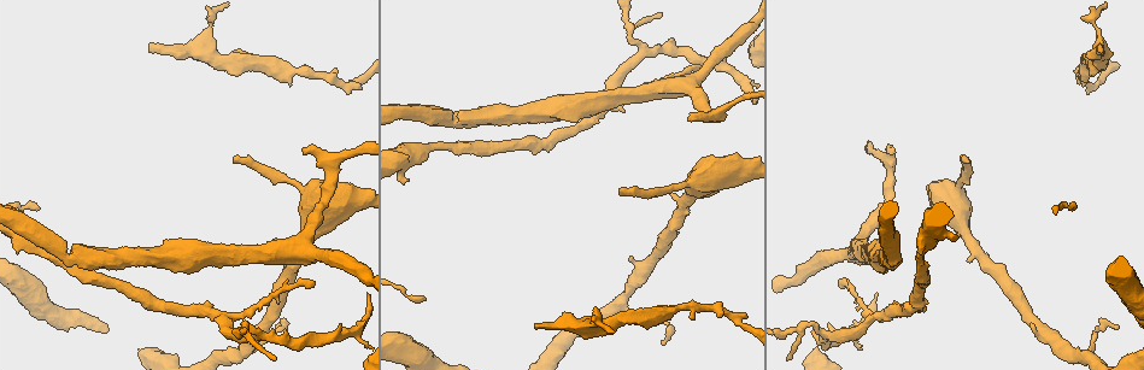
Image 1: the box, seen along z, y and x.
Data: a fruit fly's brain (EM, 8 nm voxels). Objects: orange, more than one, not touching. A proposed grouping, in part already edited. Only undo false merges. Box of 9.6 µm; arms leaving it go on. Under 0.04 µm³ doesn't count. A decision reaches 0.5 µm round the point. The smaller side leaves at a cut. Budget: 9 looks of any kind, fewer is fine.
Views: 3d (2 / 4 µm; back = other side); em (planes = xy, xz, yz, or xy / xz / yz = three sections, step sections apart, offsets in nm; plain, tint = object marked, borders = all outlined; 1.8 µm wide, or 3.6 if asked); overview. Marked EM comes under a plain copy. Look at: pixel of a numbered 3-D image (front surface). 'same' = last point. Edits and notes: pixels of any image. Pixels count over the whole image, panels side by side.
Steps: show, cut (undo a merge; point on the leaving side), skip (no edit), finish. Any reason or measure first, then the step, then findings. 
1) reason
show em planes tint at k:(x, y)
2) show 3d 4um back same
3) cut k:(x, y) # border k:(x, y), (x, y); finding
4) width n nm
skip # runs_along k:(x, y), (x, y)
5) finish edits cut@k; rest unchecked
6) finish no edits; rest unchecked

thick turns thin
show 3d 4um at 1:(723, 110)

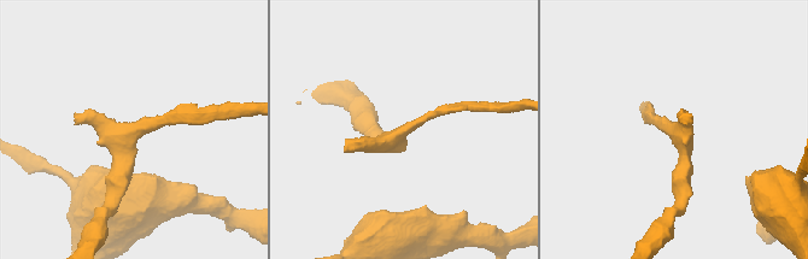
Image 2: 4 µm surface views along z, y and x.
show em planes tint at 2:(675, 132)

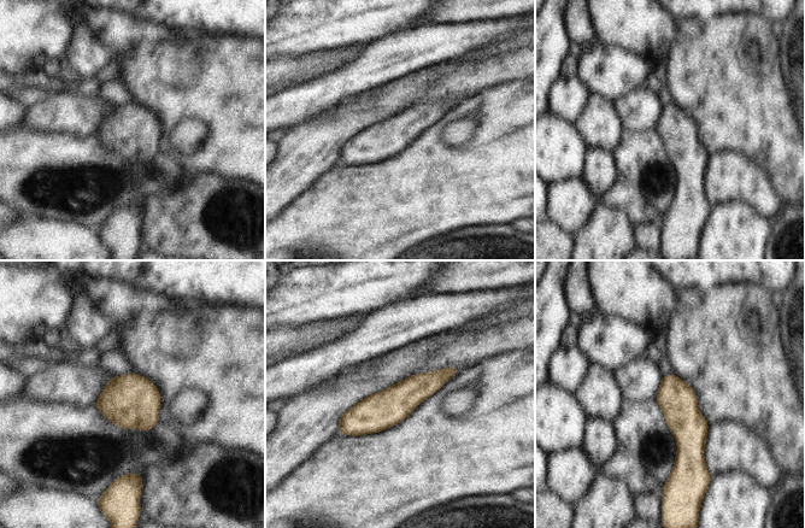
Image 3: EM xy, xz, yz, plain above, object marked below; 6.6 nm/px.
width 240 nm
skip # runs_along 3:(453, 370), (341, 429); one neuron here

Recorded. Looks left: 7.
a fork
show em xz step 8 tint at 1:(261, 337)

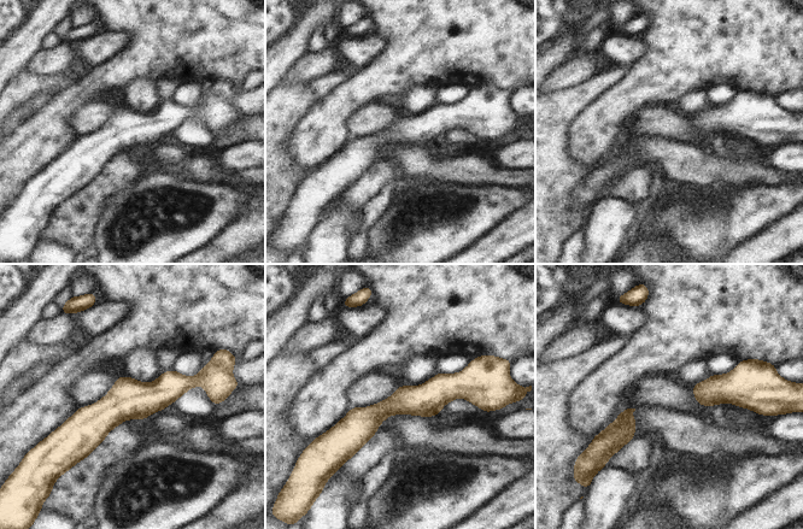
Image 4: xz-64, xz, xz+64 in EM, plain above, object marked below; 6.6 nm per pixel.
skip # runs_along 4:(199, 378), (65, 428); all the same neuron

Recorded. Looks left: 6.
sudden change in width
show em 3.6um xz step 16 tint at 1:(418, 154)

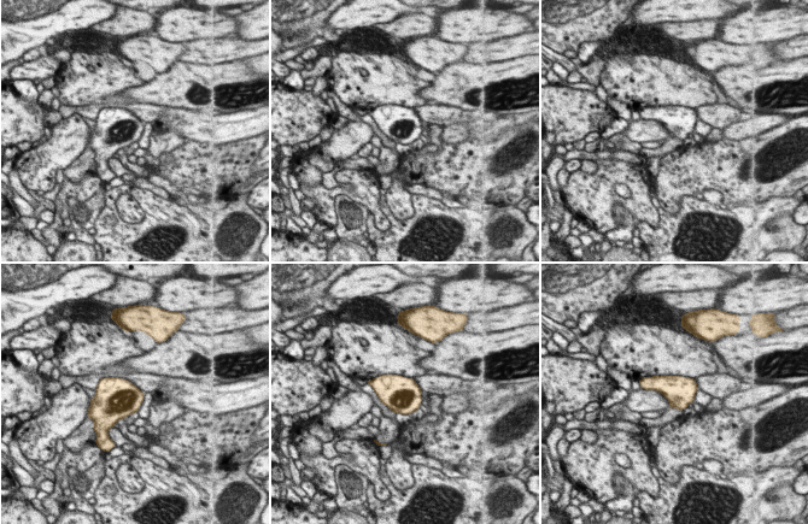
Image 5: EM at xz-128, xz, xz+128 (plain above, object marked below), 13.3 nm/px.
cut it another way
show em 3.6um planes tint same

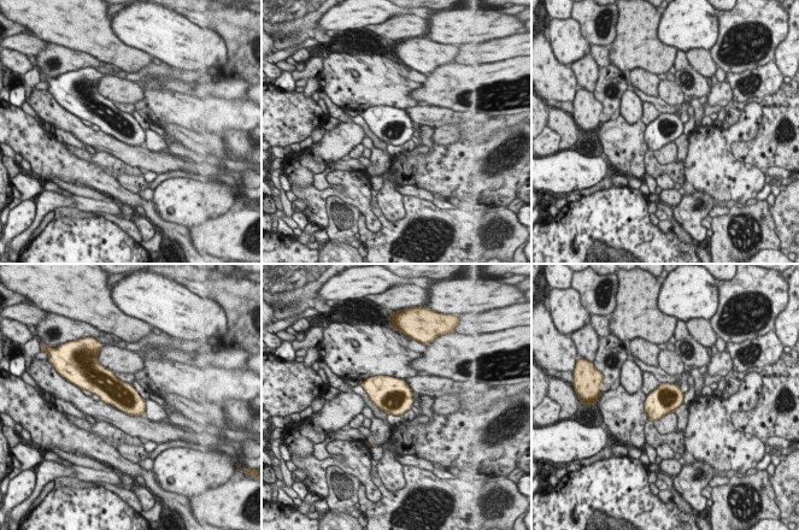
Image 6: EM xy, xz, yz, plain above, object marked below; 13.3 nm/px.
skip # one neuron here

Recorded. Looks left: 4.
sudden change in width
show em 3.6um yz step 4 tint at 1:(960, 218)

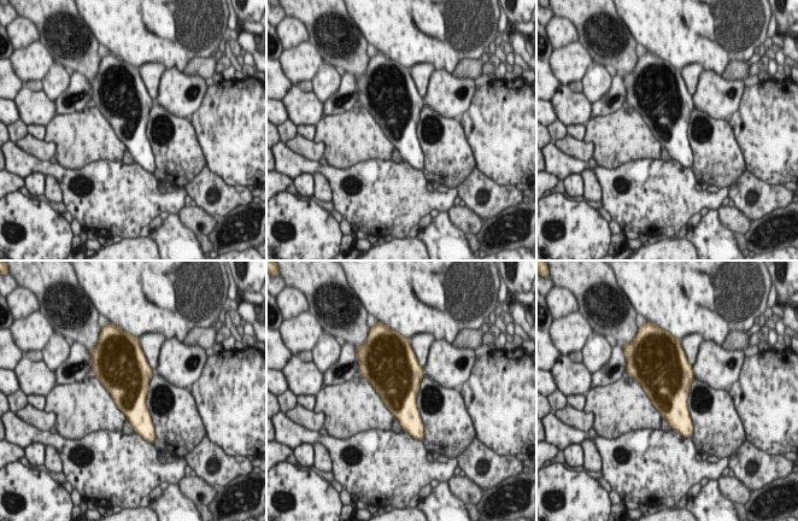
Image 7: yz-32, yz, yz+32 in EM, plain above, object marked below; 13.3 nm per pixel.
show em 3.6um planes tint same

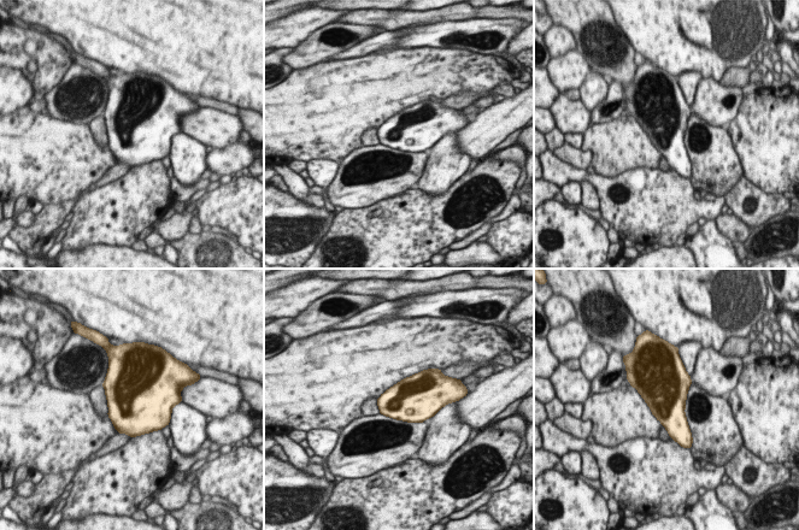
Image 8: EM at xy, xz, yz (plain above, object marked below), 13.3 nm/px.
skip # all the same neuron

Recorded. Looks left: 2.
finish no edits; rest unchecked

